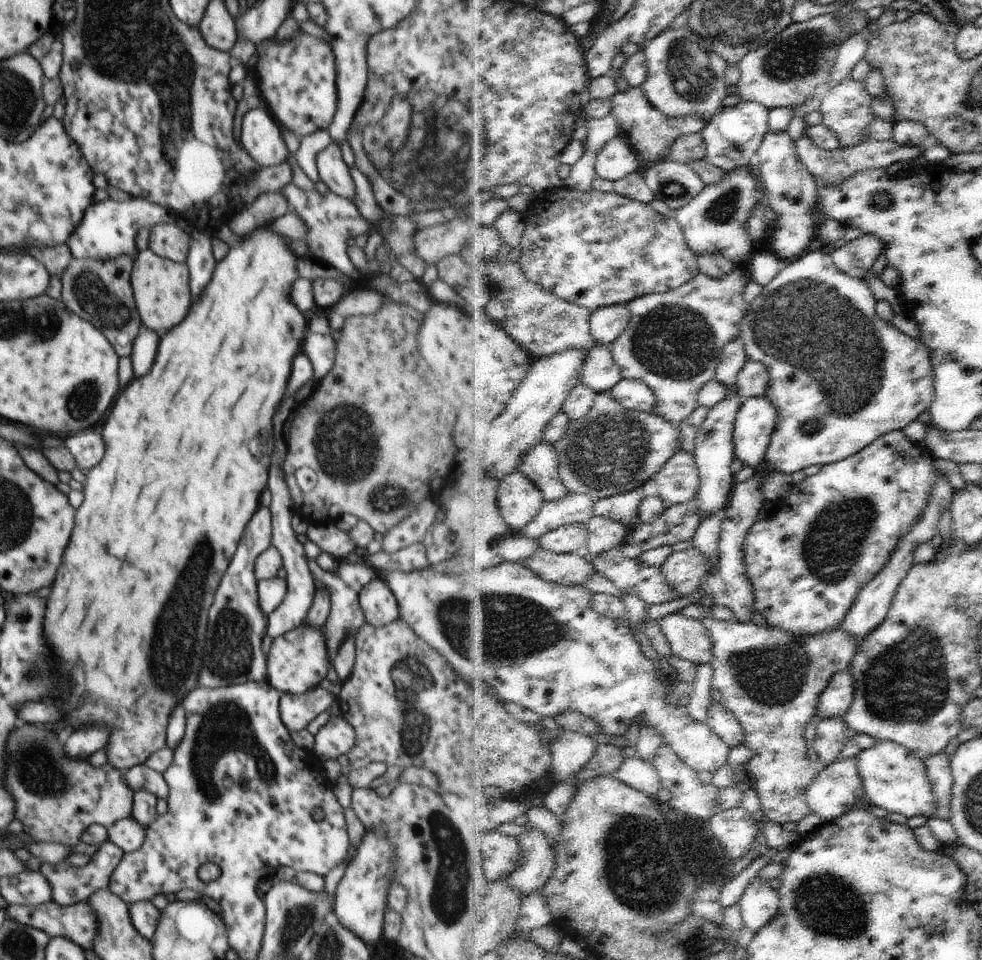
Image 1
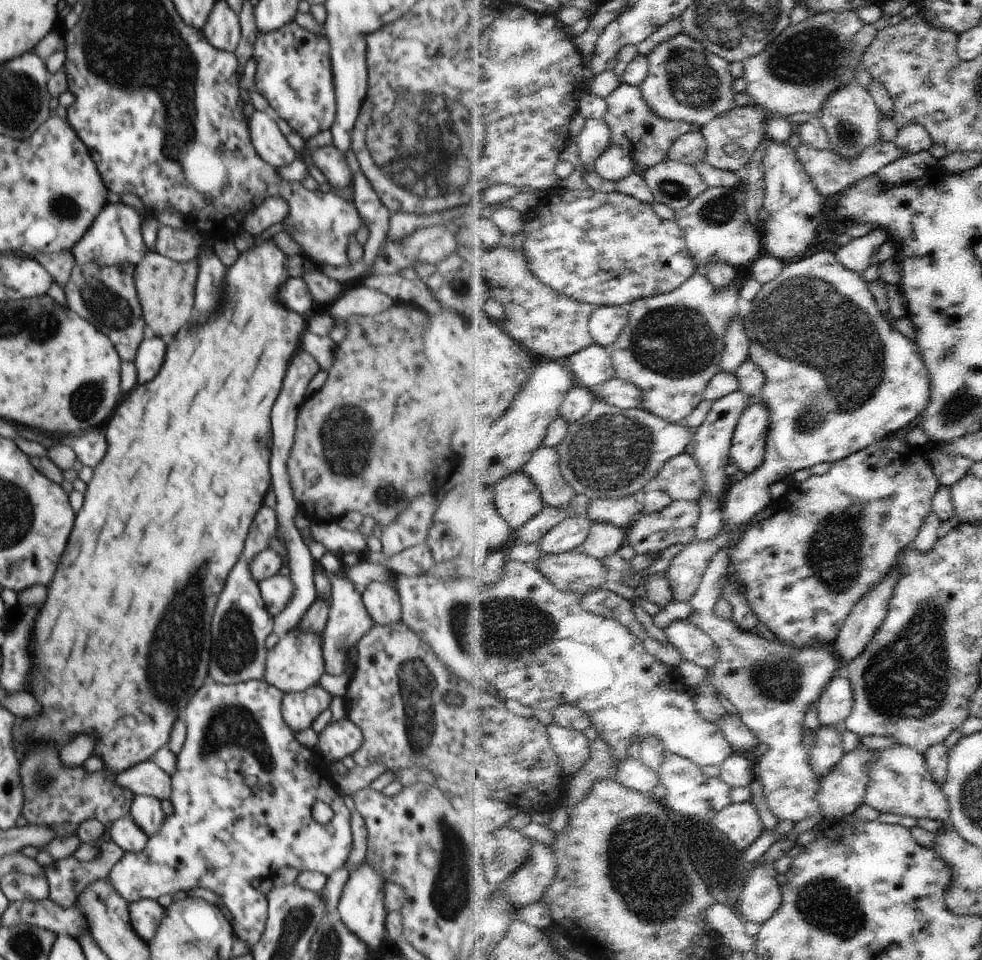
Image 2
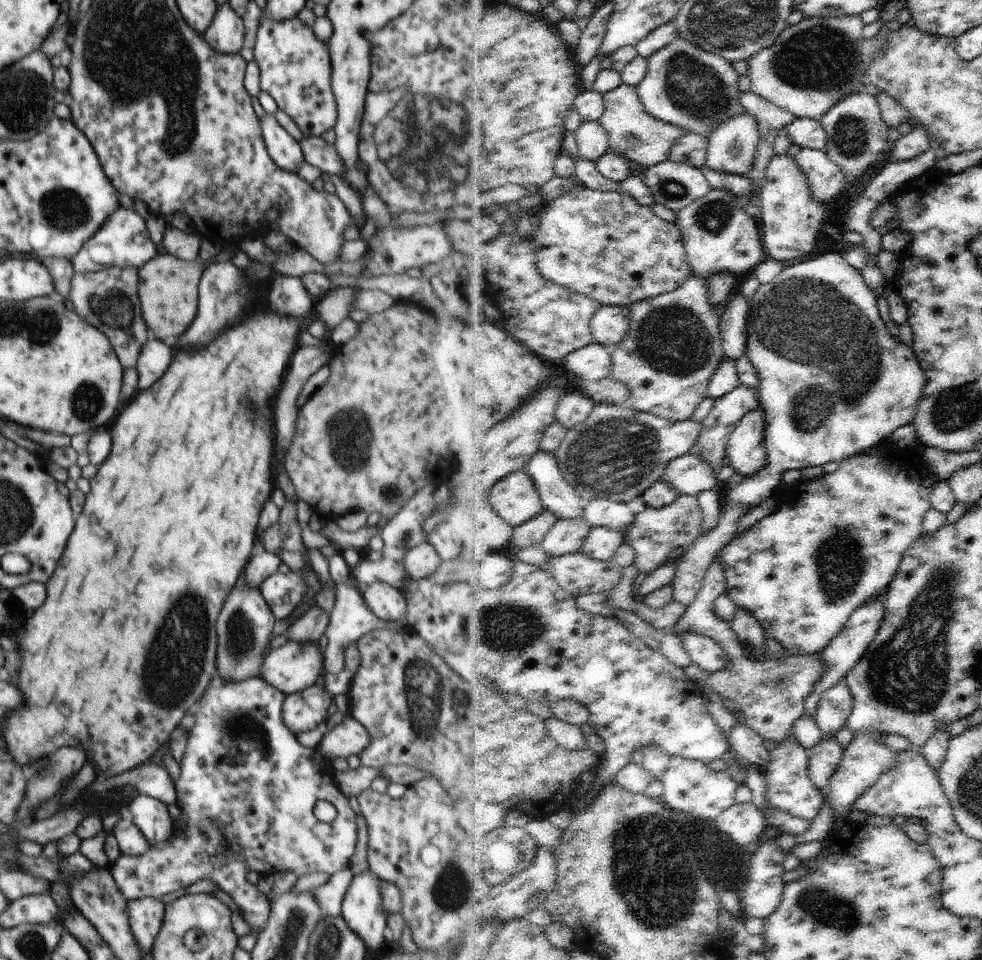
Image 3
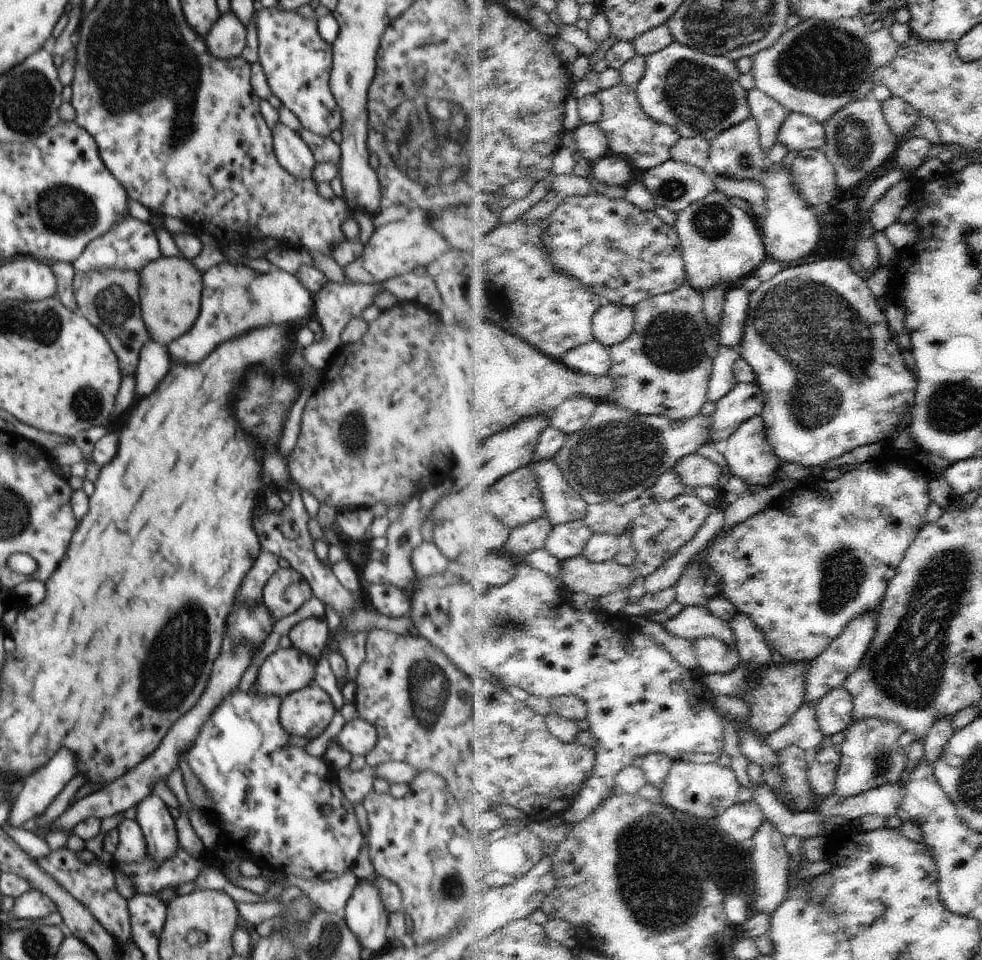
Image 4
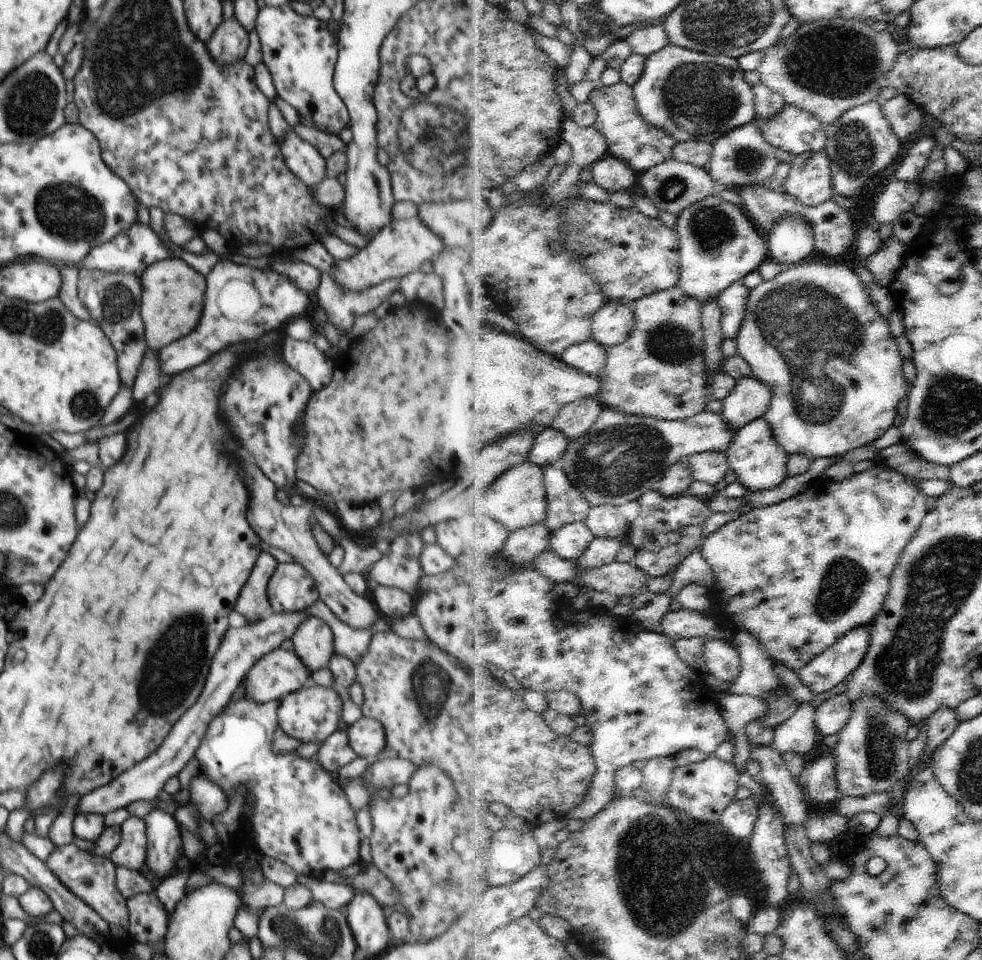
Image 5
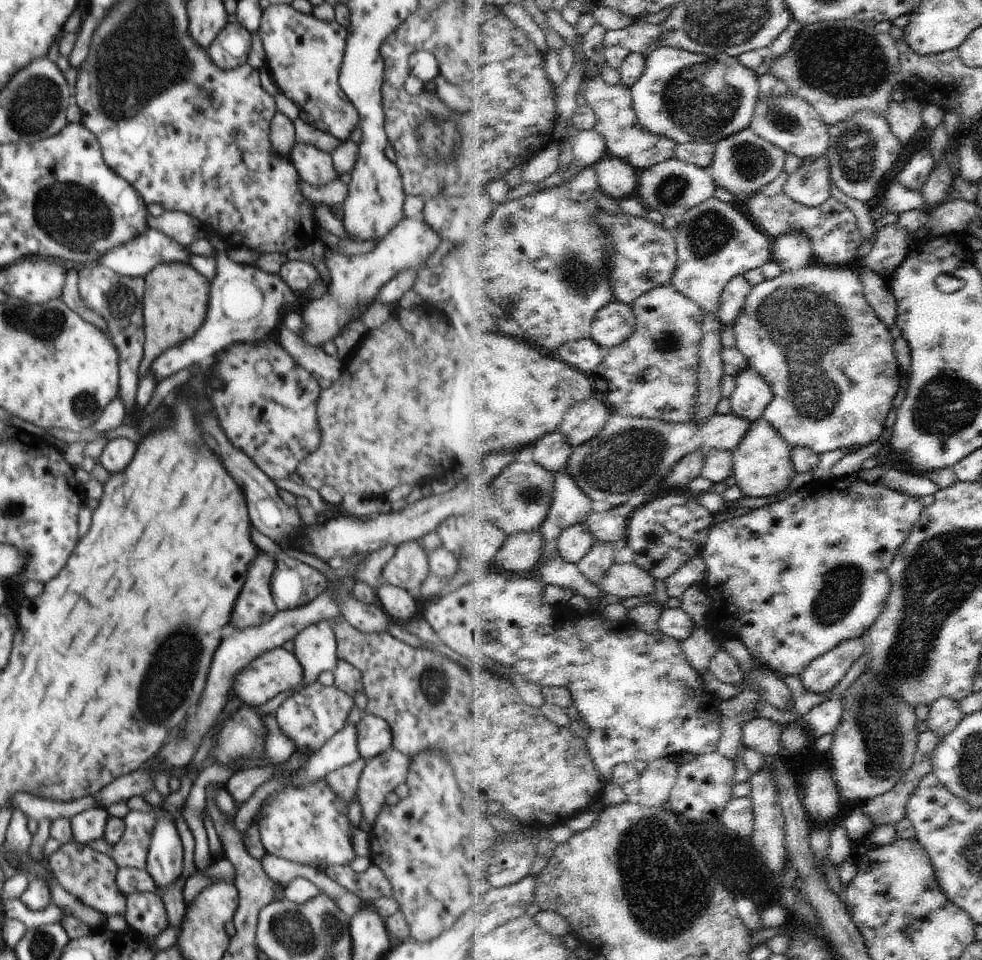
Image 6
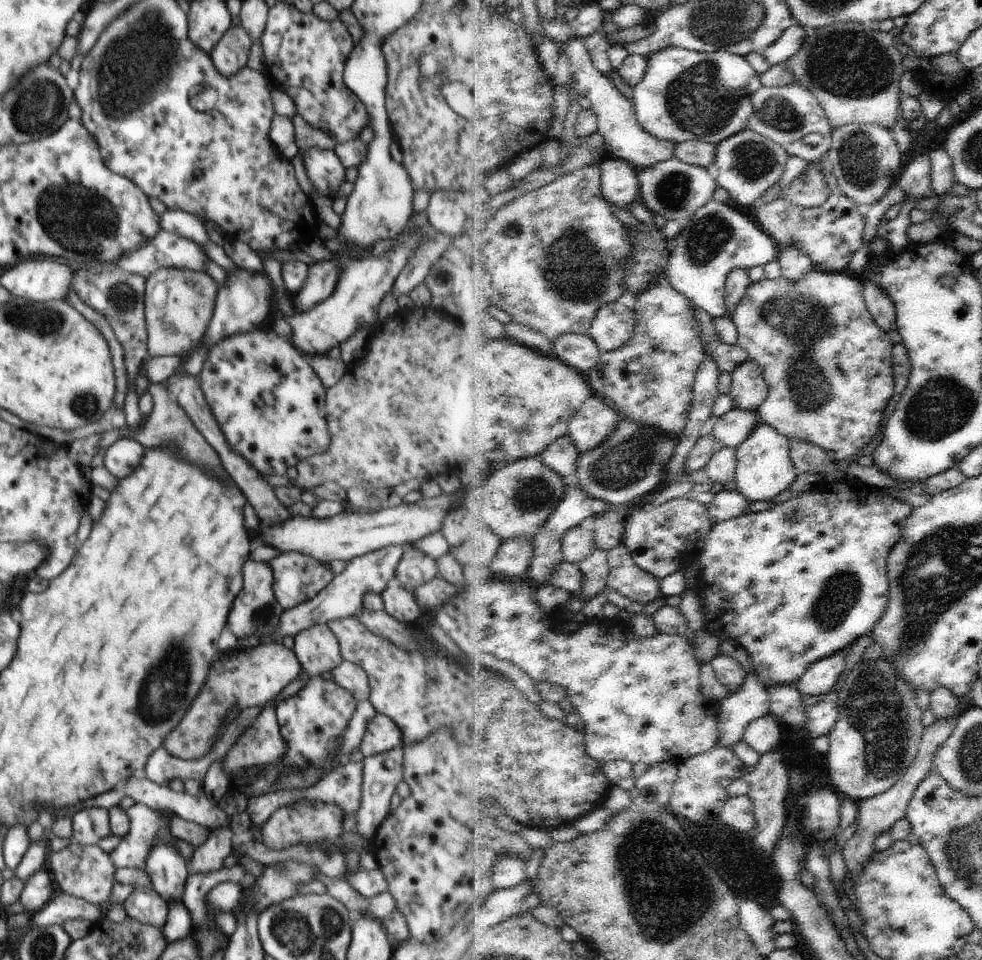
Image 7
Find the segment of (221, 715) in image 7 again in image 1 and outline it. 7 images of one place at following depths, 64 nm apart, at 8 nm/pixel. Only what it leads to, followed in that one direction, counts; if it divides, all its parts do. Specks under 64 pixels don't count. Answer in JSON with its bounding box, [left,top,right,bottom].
[266,624,328,694]

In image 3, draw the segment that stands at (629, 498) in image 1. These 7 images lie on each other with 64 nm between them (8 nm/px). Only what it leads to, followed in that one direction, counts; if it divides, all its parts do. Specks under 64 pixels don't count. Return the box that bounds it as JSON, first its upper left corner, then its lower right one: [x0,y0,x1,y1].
[585,499,637,532]

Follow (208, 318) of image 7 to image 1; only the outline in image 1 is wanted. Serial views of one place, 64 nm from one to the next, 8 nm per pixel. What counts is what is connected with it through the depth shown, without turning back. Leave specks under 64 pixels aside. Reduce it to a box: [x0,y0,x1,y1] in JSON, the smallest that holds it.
[130,248,190,332]

